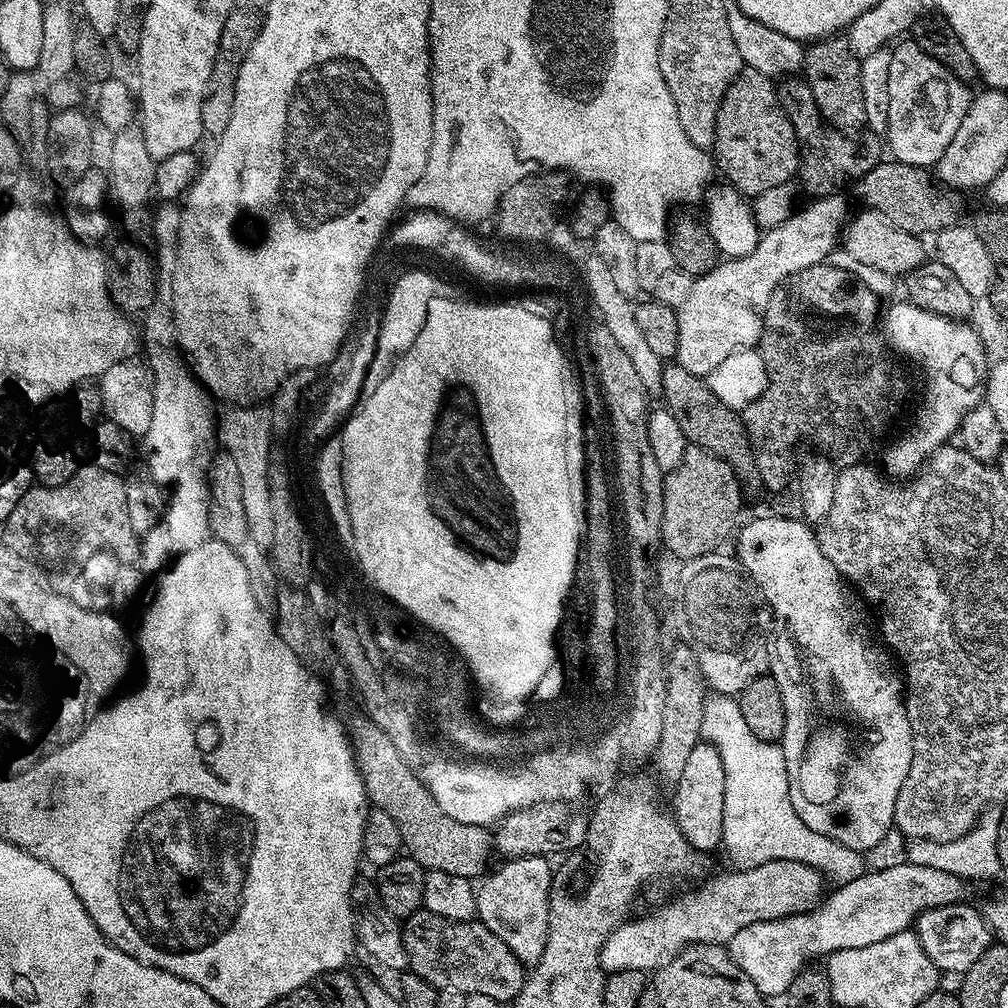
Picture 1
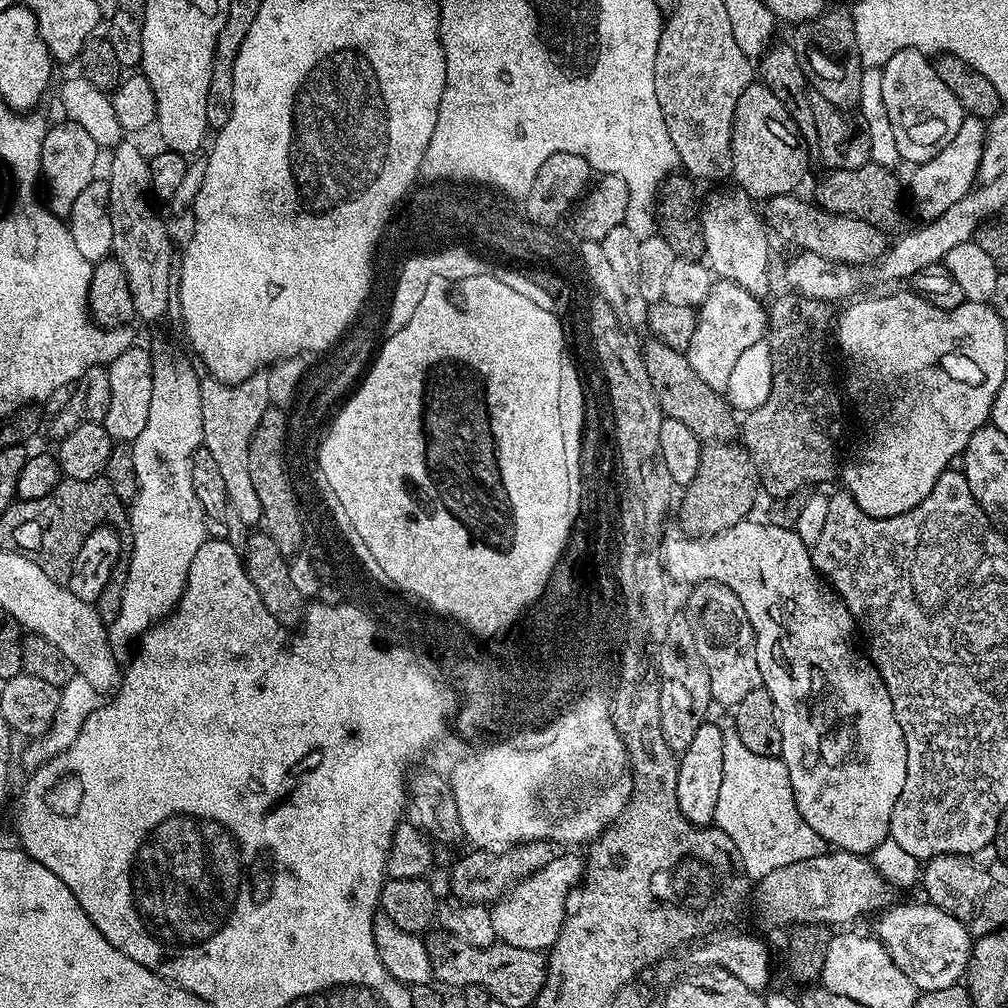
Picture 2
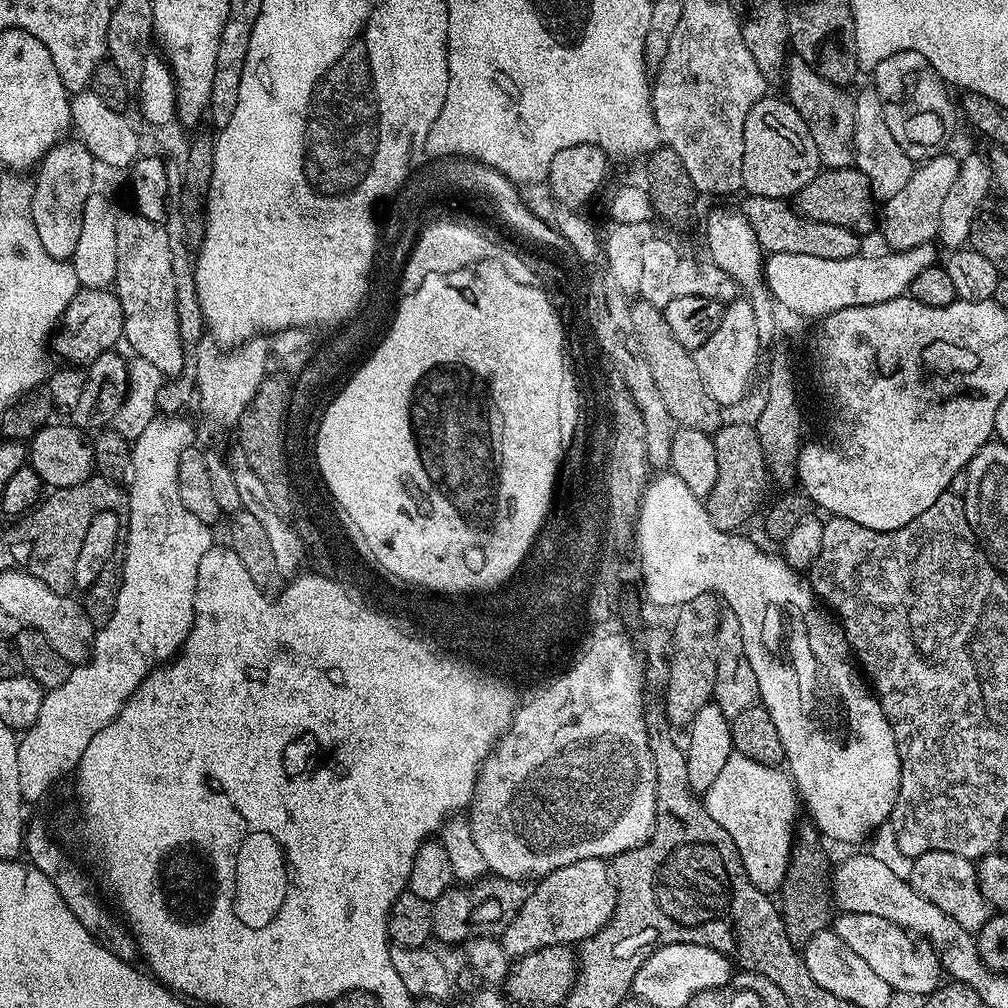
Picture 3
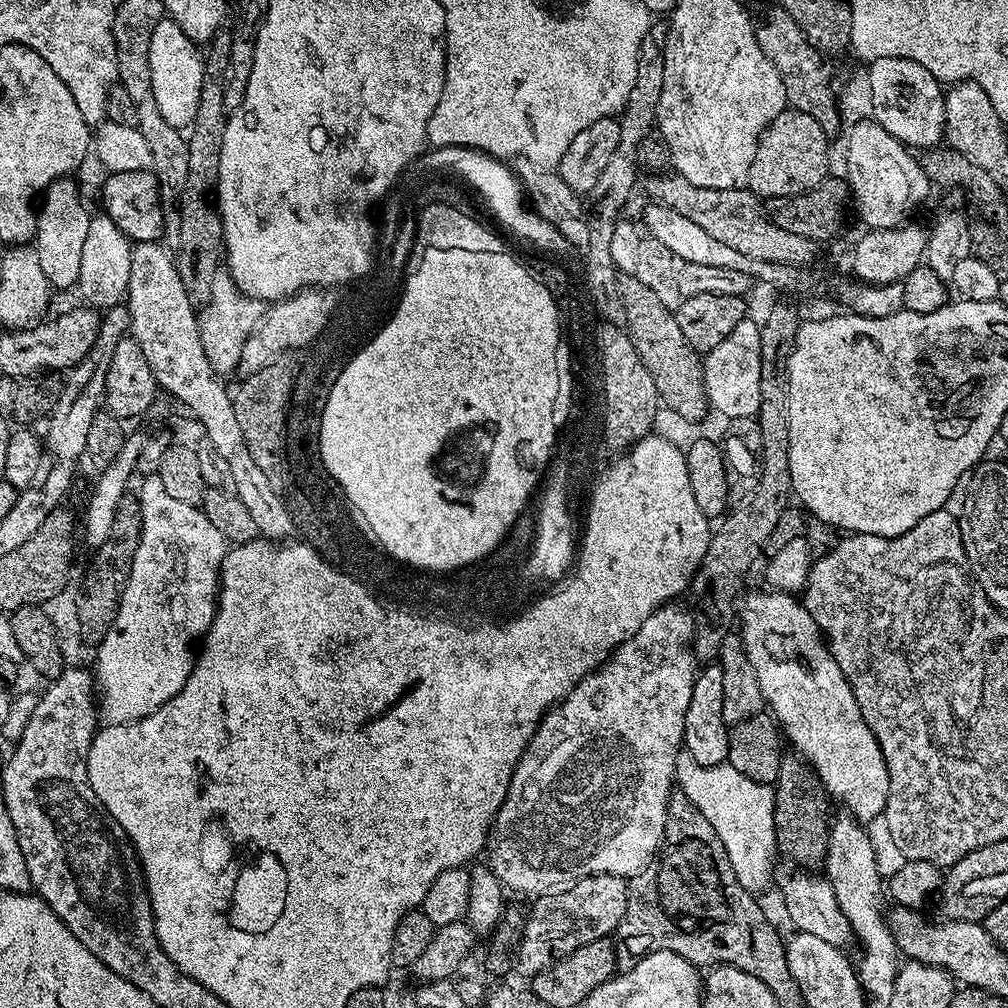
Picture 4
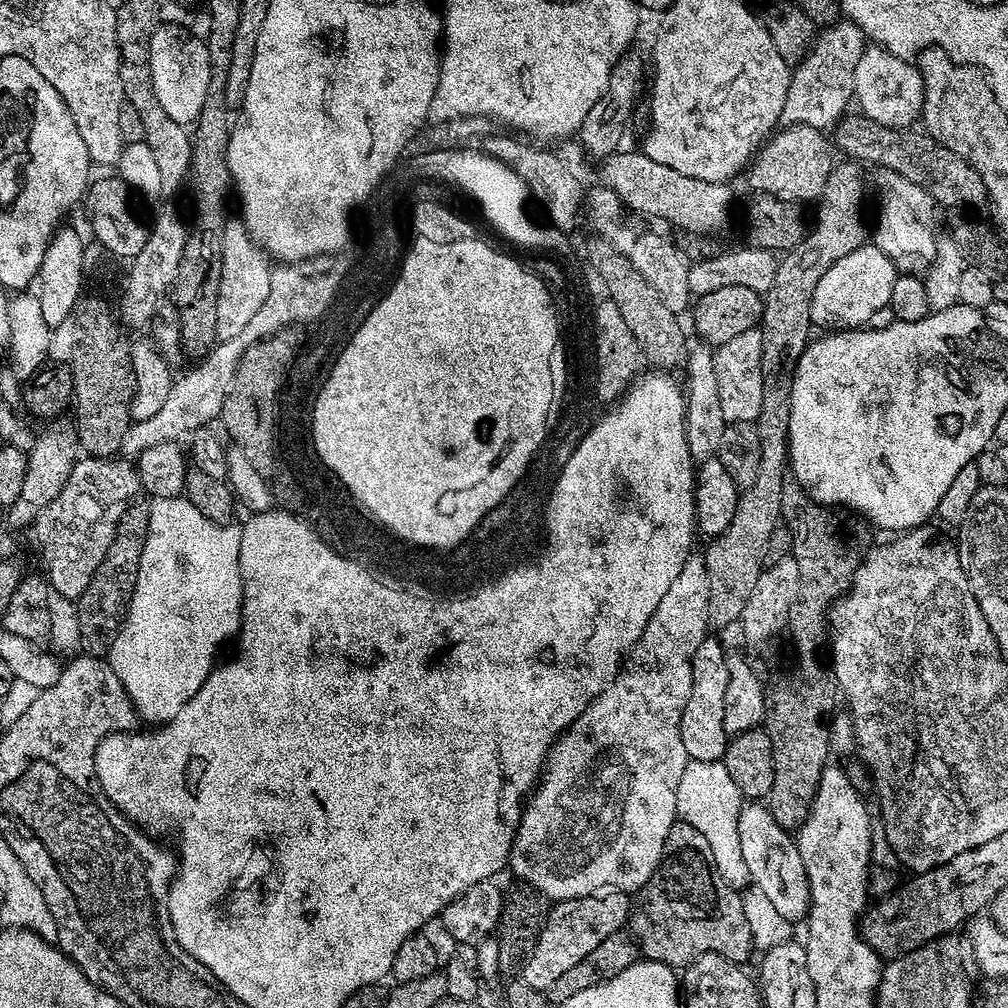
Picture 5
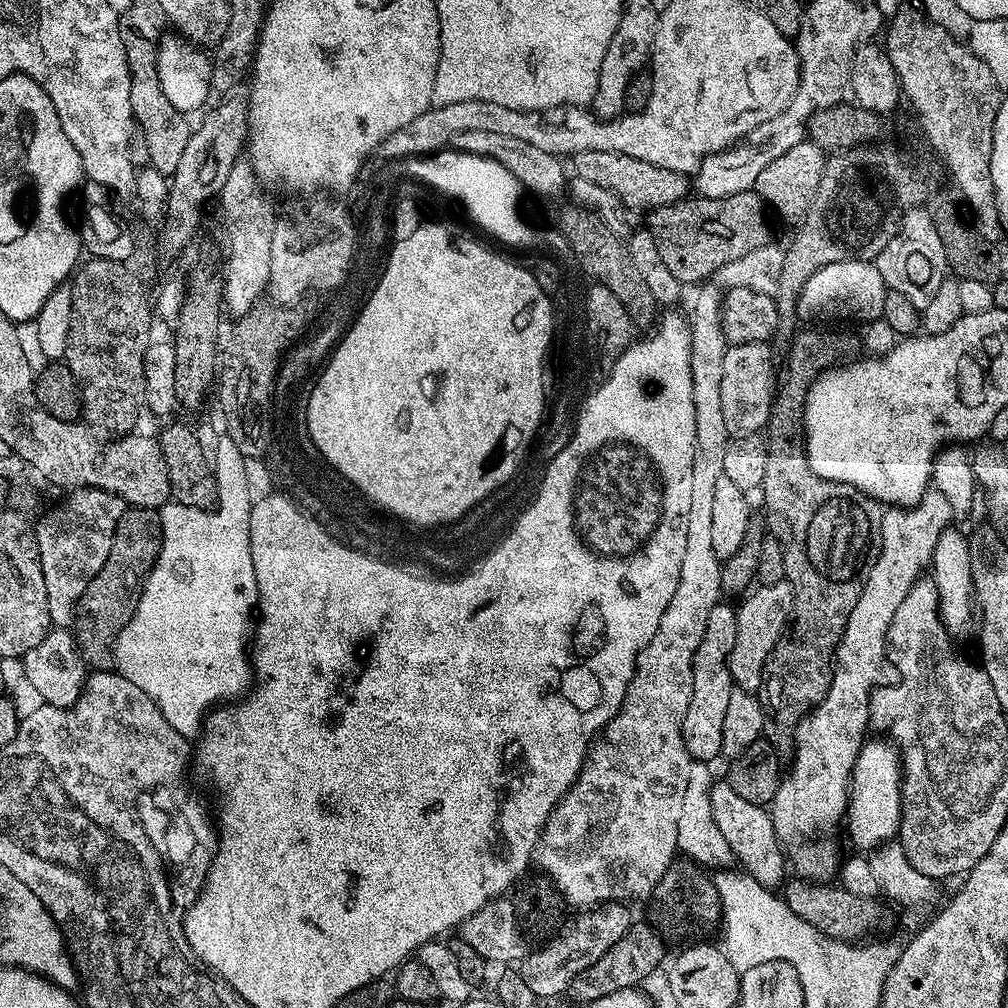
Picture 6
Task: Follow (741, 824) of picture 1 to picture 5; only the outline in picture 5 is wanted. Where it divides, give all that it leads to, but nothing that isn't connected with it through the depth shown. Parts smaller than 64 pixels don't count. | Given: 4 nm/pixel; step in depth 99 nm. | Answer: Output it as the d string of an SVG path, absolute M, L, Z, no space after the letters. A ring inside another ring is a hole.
M689 760L686 770L682 770L682 782L678 782L677 817L683 823L694 826L702 838L710 844L710 854L714 854L714 867L730 887L743 890L749 887L750 879L742 849L738 840L738 818L742 807L742 797L730 770L718 760L698 762Z

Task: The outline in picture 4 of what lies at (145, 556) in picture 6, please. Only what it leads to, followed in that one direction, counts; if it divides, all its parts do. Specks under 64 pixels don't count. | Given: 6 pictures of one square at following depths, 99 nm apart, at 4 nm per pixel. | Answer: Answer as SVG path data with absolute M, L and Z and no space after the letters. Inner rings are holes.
M125 494L122 502L118 502L118 510L114 514L114 527L110 529L110 538L106 538L106 542L102 542L102 546L91 553L92 561L84 572L84 581L79 581L78 584L79 633L83 636L83 643L89 646L99 646L106 638L106 634L110 634L110 626L114 626L118 618L118 606L122 602L122 594L130 578L134 554L138 554L141 530L142 514L139 499L135 495Z

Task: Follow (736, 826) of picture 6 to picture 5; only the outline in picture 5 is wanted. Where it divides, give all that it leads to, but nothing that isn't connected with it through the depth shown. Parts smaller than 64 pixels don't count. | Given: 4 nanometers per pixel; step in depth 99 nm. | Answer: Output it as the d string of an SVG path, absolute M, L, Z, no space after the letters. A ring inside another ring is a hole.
M748 802L741 807L739 812L738 840L753 887L760 889L762 894L766 895L766 898L773 903L774 910L777 910L782 918L786 918L788 923L796 924L798 920L803 921L808 913L809 882L806 878L802 856L798 853L795 839L791 833L774 821L774 816L770 814L765 805L758 802Z

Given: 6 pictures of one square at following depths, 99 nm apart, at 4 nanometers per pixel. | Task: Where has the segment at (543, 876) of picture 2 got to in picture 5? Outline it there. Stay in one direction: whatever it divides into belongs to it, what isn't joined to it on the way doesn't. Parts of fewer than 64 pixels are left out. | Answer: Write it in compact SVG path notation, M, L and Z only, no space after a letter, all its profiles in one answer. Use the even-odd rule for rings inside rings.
M601 894L574 898L573 900L555 901L548 909L542 930L536 939L528 961L524 963L522 978L530 986L547 990L554 986L554 981L566 974L573 966L578 966L590 950L595 950L598 942L610 938L610 934L621 931L630 920L630 900L624 894Z

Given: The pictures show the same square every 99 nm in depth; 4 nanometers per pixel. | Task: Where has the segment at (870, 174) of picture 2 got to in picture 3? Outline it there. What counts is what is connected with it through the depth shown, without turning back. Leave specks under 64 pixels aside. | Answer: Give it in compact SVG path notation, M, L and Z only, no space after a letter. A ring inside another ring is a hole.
M856 167L824 168L802 191L794 197L795 207L806 218L818 222L830 222L834 226L846 226L851 232L877 231L878 228L878 200L872 195L872 187Z

